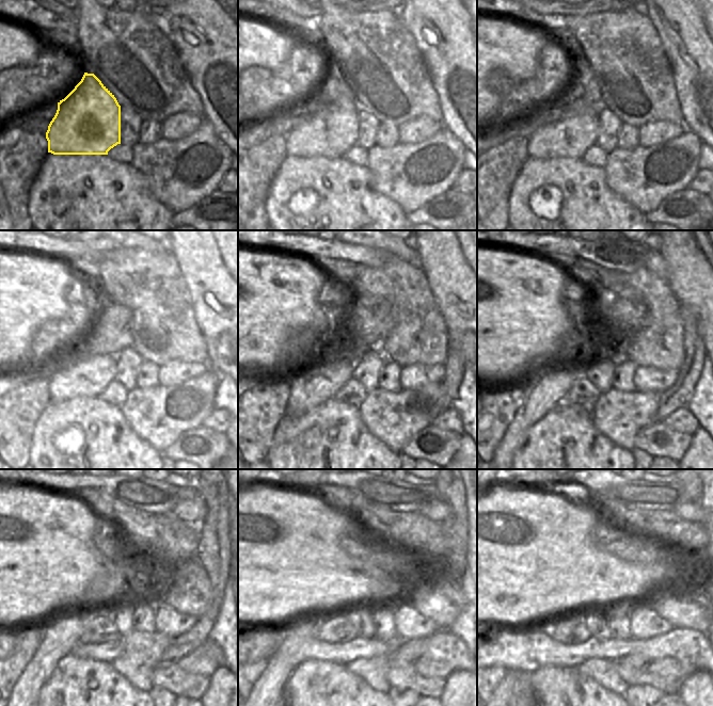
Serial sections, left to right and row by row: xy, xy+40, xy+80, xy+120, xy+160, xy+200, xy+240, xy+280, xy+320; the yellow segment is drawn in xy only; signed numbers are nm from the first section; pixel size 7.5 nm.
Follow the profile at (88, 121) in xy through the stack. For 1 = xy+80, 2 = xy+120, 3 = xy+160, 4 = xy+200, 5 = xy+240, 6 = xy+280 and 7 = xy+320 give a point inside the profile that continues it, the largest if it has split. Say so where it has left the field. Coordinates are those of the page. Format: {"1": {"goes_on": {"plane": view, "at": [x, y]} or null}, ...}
{"1": {"goes_on": {"plane": "xy+80", "at": [572, 128]}}, "2": {"goes_on": {"plane": "xy+120", "at": [86, 375]}}, "3": {"goes_on": {"plane": "xy+160", "at": [309, 388]}}, "4": {"goes_on": {"plane": "xy+200", "at": [547, 391]}}, "5": {"goes_on": {"plane": "xy+240", "at": [61, 636]}}, "6": {"goes_on": {"plane": "xy+280", "at": [270, 686]}}, "7": {"goes_on": {"plane": "xy+320", "at": [506, 686]}}}

